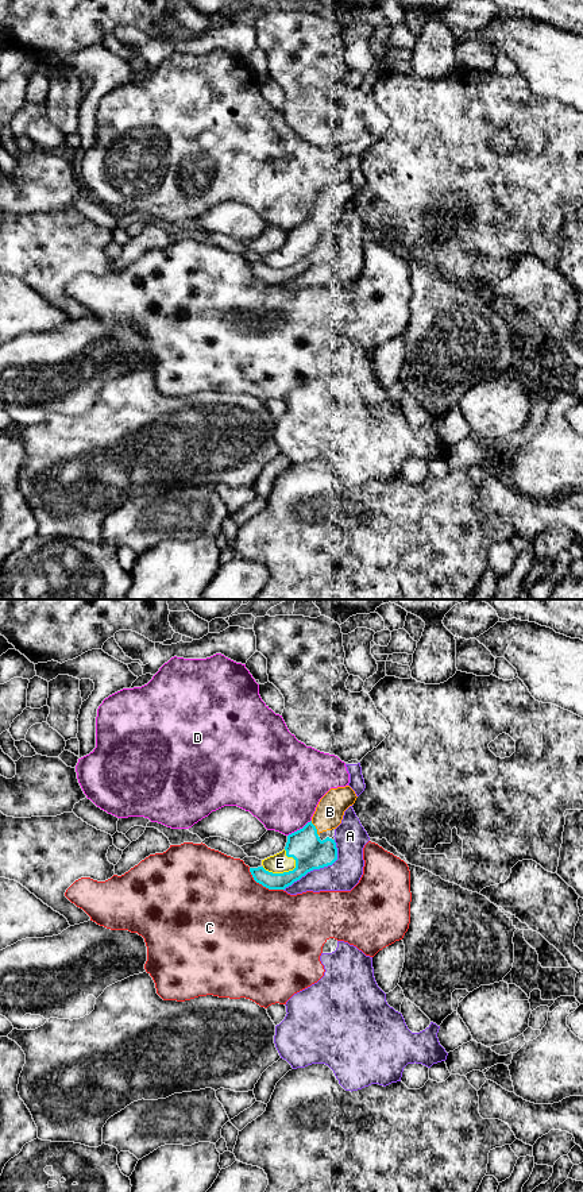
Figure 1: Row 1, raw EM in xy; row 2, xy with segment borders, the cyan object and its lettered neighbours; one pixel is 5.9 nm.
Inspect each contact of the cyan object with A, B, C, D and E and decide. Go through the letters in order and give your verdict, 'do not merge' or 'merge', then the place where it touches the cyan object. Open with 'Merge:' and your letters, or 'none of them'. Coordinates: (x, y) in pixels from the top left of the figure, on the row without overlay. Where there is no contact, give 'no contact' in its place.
Merge: E
A: do not merge | xy (319, 263)
B: do not merge | xy (315, 223)
C: do not merge | xy (263, 281)
D: do not merge | xy (300, 224)
E: merge | xy (281, 269)

